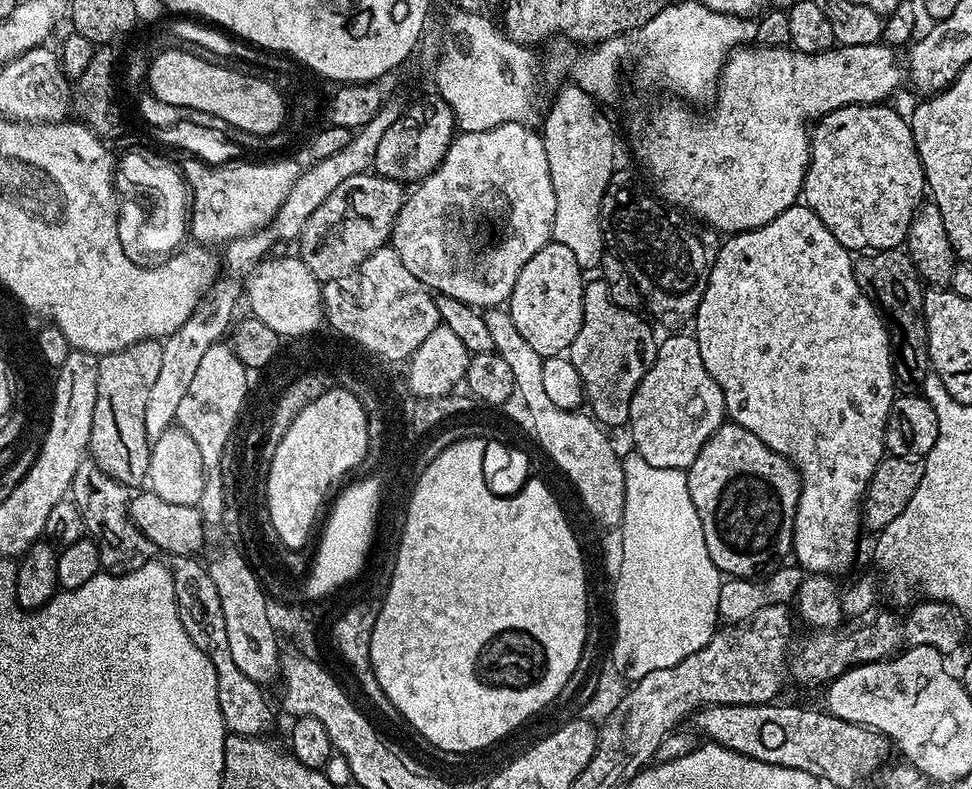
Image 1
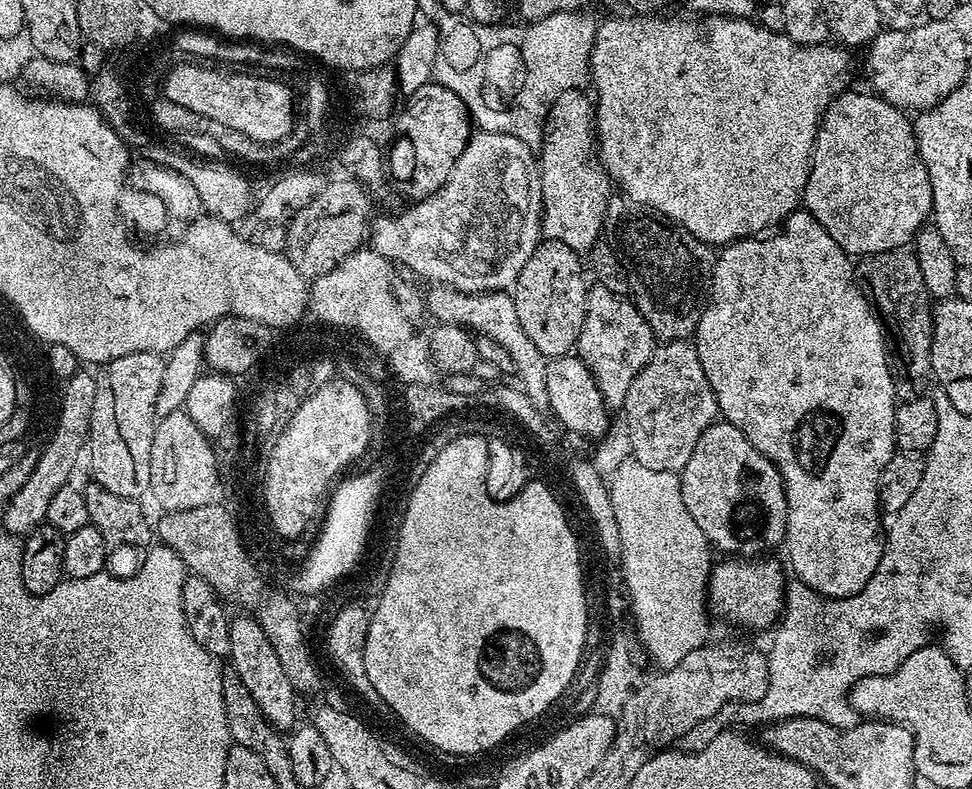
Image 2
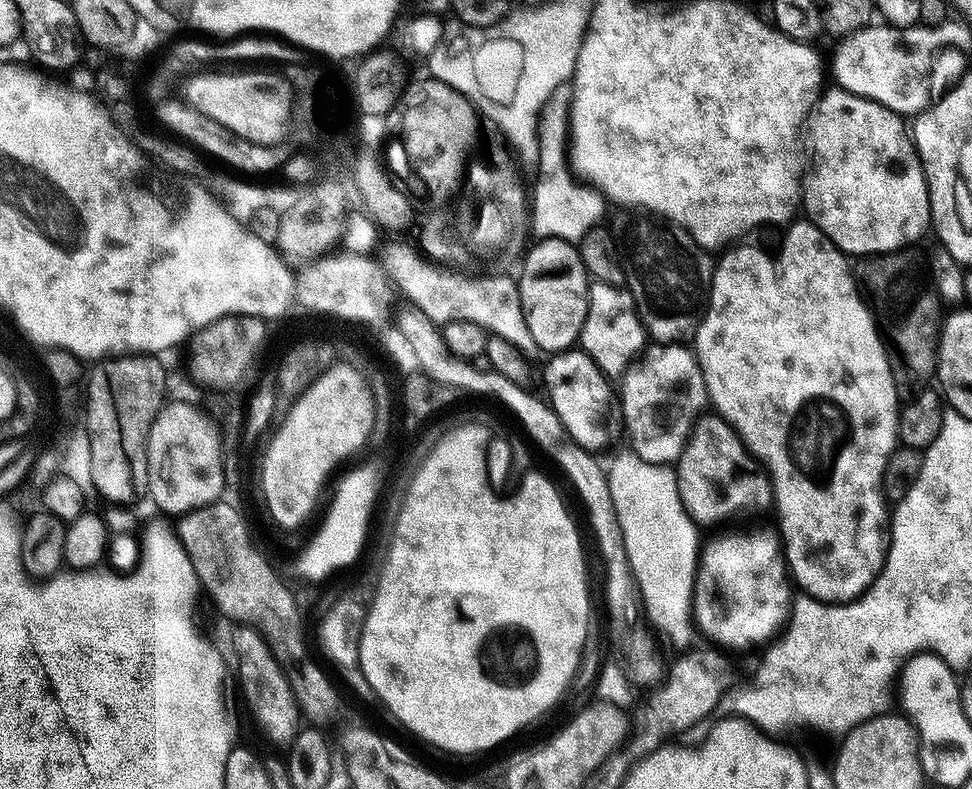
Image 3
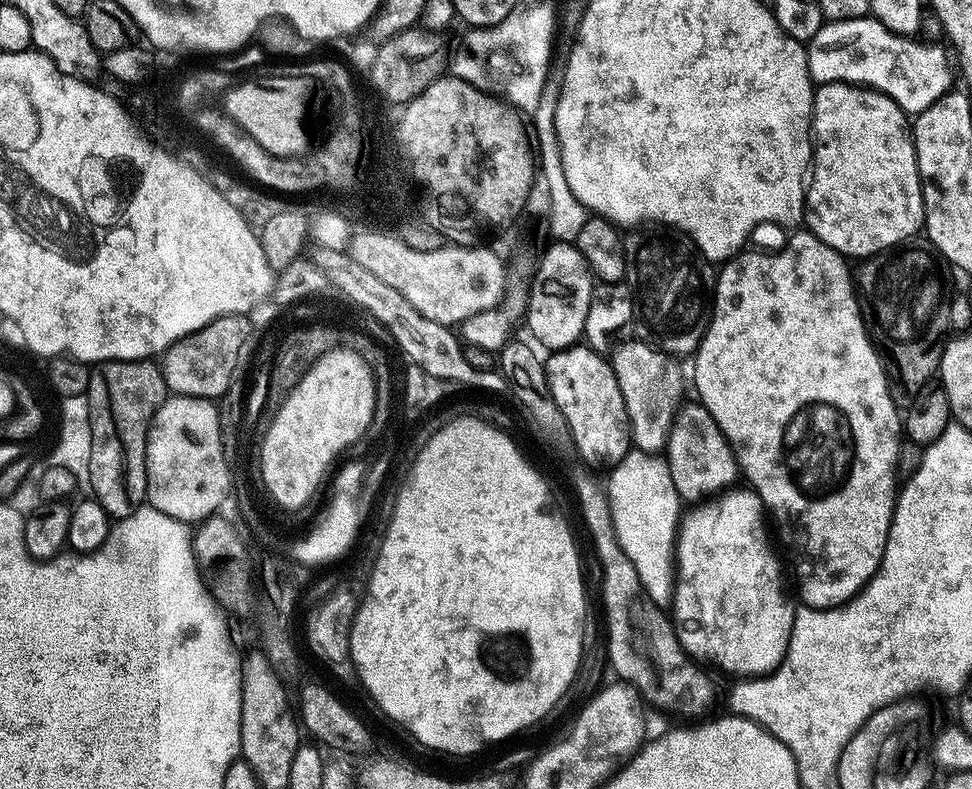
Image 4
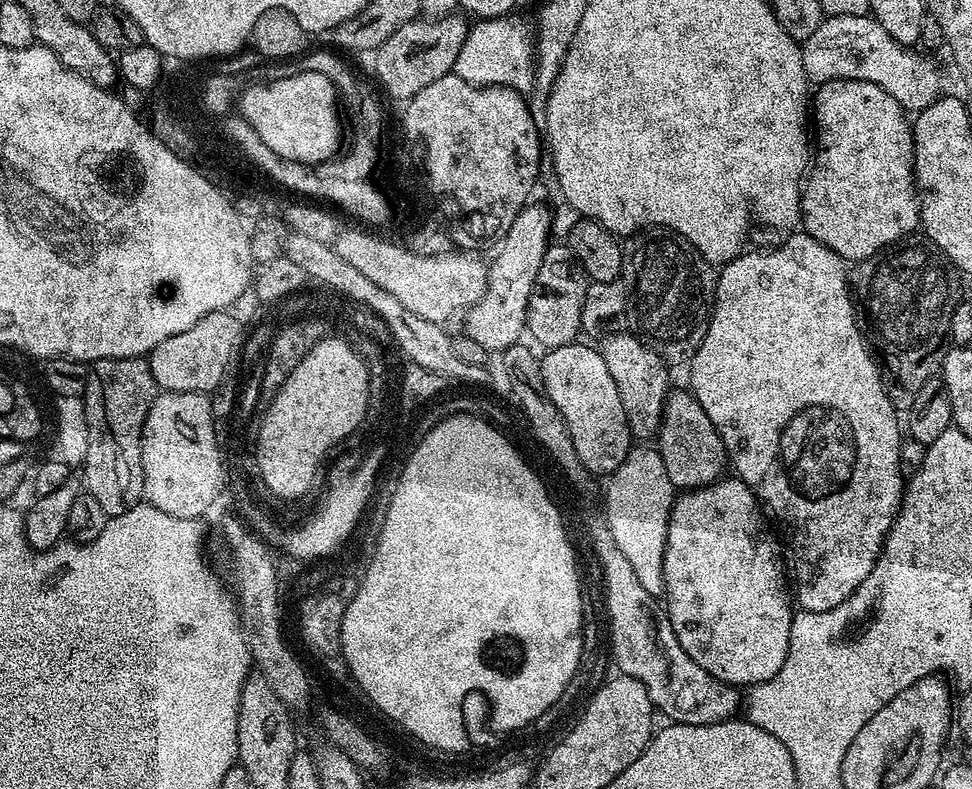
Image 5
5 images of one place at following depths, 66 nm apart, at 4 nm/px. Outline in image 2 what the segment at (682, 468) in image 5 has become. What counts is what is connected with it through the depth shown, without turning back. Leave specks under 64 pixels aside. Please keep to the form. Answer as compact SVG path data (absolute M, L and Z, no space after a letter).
M720 418L698 438L690 460L679 472L682 502L713 549L744 548L760 532L766 547L783 545L788 525L784 483L778 470L730 421Z

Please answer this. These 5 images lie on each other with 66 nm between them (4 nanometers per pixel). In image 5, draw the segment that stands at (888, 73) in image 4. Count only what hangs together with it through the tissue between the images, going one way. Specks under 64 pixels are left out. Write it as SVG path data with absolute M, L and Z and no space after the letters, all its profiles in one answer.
M871 15L827 17L818 30L814 30L814 34L802 42L800 53L809 81L868 80L886 90L886 94L893 96L912 114L932 103L942 92L940 72L935 62L890 38Z

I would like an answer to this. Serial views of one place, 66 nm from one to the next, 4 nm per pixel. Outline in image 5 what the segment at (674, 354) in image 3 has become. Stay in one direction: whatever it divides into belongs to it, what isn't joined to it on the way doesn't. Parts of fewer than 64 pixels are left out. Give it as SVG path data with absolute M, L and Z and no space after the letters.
M612 332L601 338L598 351L602 362L606 362L606 370L610 370L610 378L614 378L614 386L618 386L618 394L622 398L633 437L655 437L660 431L664 403L667 402L670 391L669 365L663 356L659 356L639 335L636 336L631 336L628 332Z

